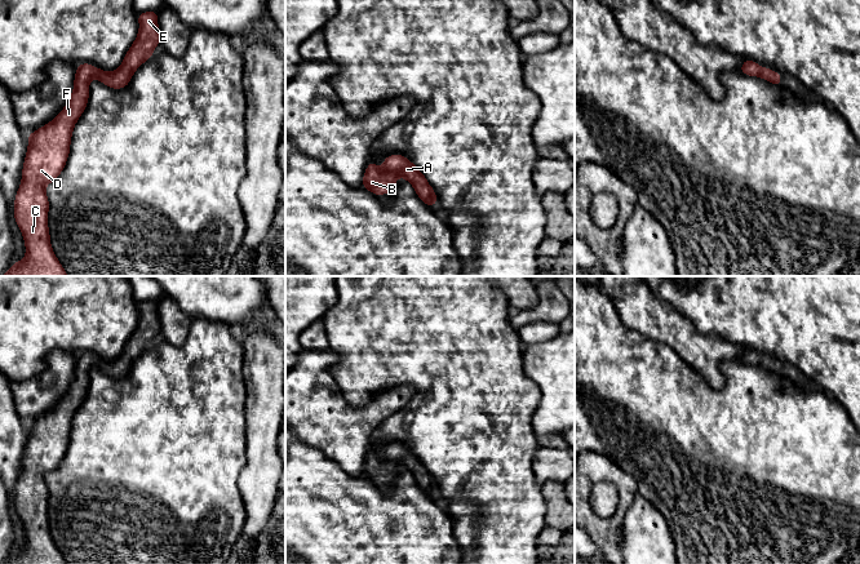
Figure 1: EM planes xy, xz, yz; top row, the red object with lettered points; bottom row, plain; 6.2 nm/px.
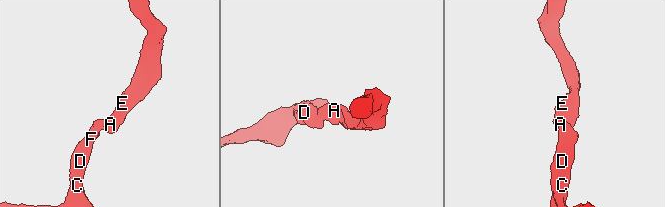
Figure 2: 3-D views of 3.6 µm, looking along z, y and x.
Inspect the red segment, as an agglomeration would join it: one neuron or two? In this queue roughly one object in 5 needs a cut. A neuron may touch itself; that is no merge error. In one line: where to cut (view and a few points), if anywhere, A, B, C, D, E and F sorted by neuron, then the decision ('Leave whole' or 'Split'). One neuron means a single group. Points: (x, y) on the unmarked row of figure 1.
No split. Groups: A B C D E F. Leave whole

